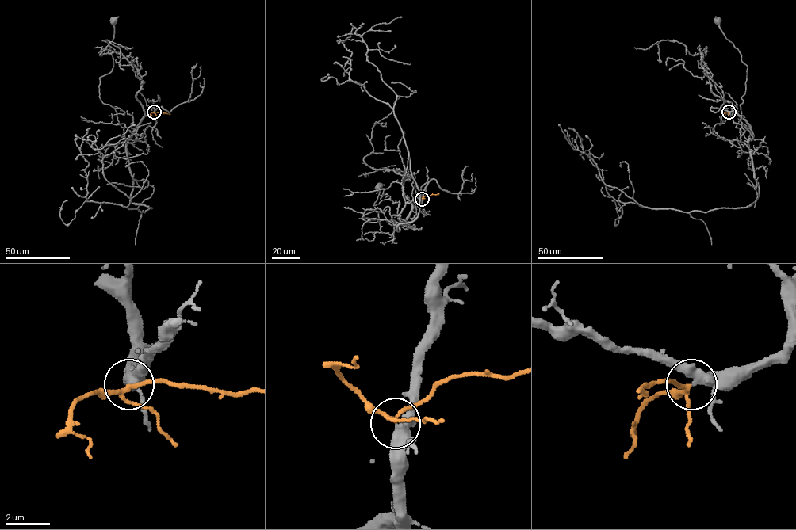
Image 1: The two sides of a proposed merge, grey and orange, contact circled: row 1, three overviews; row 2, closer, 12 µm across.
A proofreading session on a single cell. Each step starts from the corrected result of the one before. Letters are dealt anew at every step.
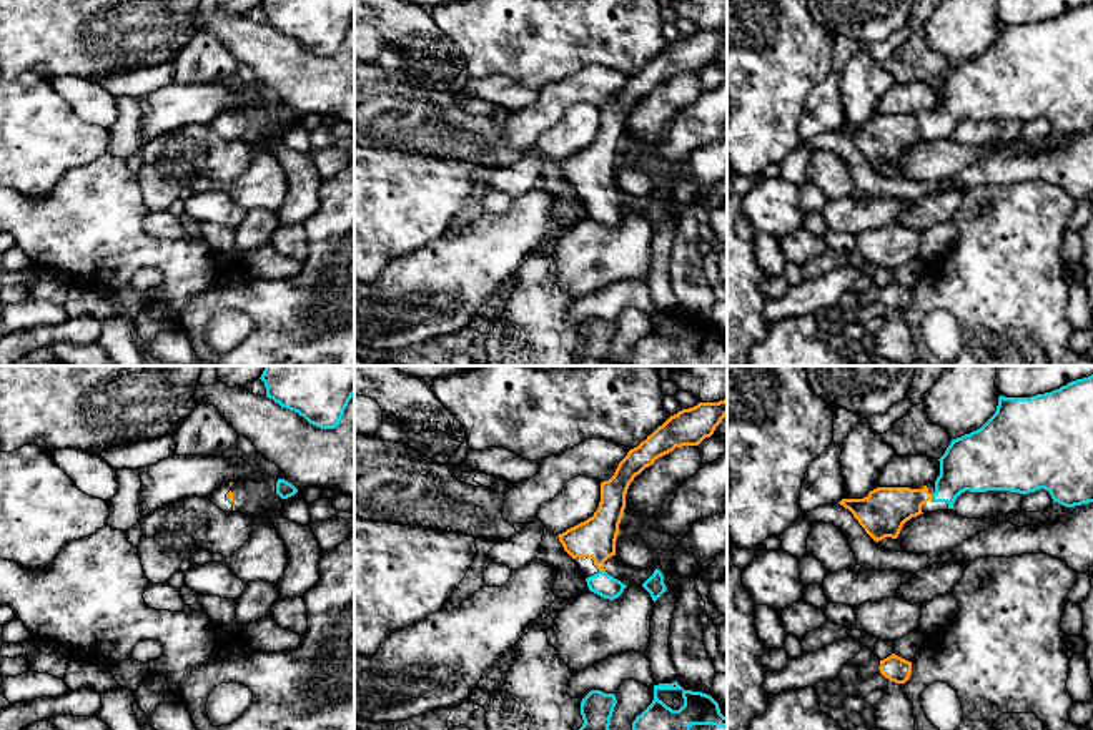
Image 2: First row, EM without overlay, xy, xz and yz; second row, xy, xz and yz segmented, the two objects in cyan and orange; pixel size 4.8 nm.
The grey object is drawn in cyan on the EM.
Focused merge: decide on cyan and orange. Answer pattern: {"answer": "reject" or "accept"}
{"answer": "accept"}

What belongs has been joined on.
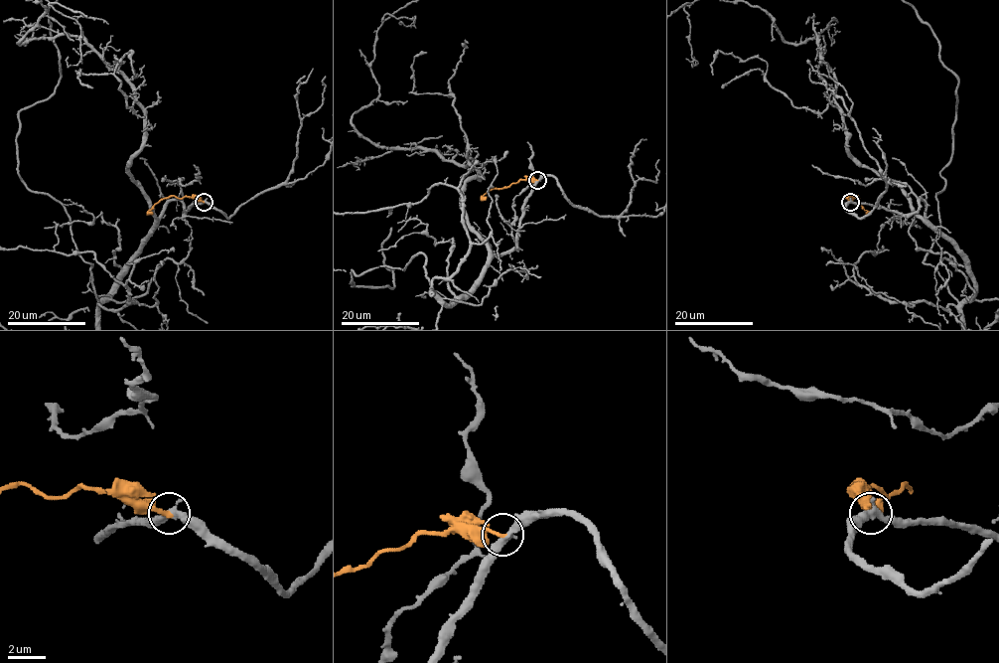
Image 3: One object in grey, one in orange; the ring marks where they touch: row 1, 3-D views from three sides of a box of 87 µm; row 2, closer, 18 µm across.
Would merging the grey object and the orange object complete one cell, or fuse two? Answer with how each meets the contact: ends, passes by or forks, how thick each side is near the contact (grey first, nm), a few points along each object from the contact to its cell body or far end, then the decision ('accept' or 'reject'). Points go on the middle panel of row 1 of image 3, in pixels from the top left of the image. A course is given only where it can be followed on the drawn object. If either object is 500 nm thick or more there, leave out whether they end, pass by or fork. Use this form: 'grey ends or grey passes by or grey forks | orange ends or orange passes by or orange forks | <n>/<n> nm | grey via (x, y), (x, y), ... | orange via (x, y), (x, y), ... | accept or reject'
grey passes by | orange ends | 360/200 nm | orange via (537, 180), (519, 180), (508, 186), (492, 188), (480, 199) | reject

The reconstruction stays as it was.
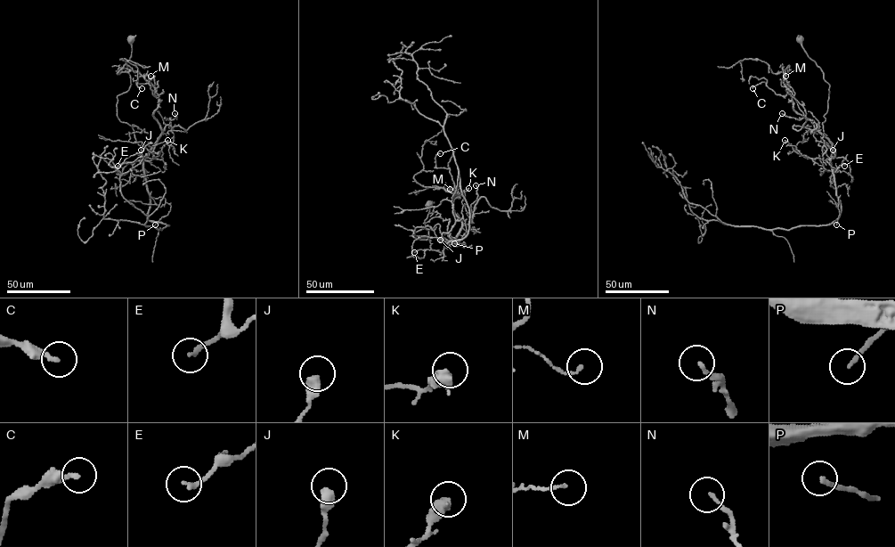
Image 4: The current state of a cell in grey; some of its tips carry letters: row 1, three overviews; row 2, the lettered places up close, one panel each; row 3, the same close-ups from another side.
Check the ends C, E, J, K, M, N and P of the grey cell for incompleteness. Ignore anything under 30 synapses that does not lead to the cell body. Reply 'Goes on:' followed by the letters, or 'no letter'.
Goes on: no letter

